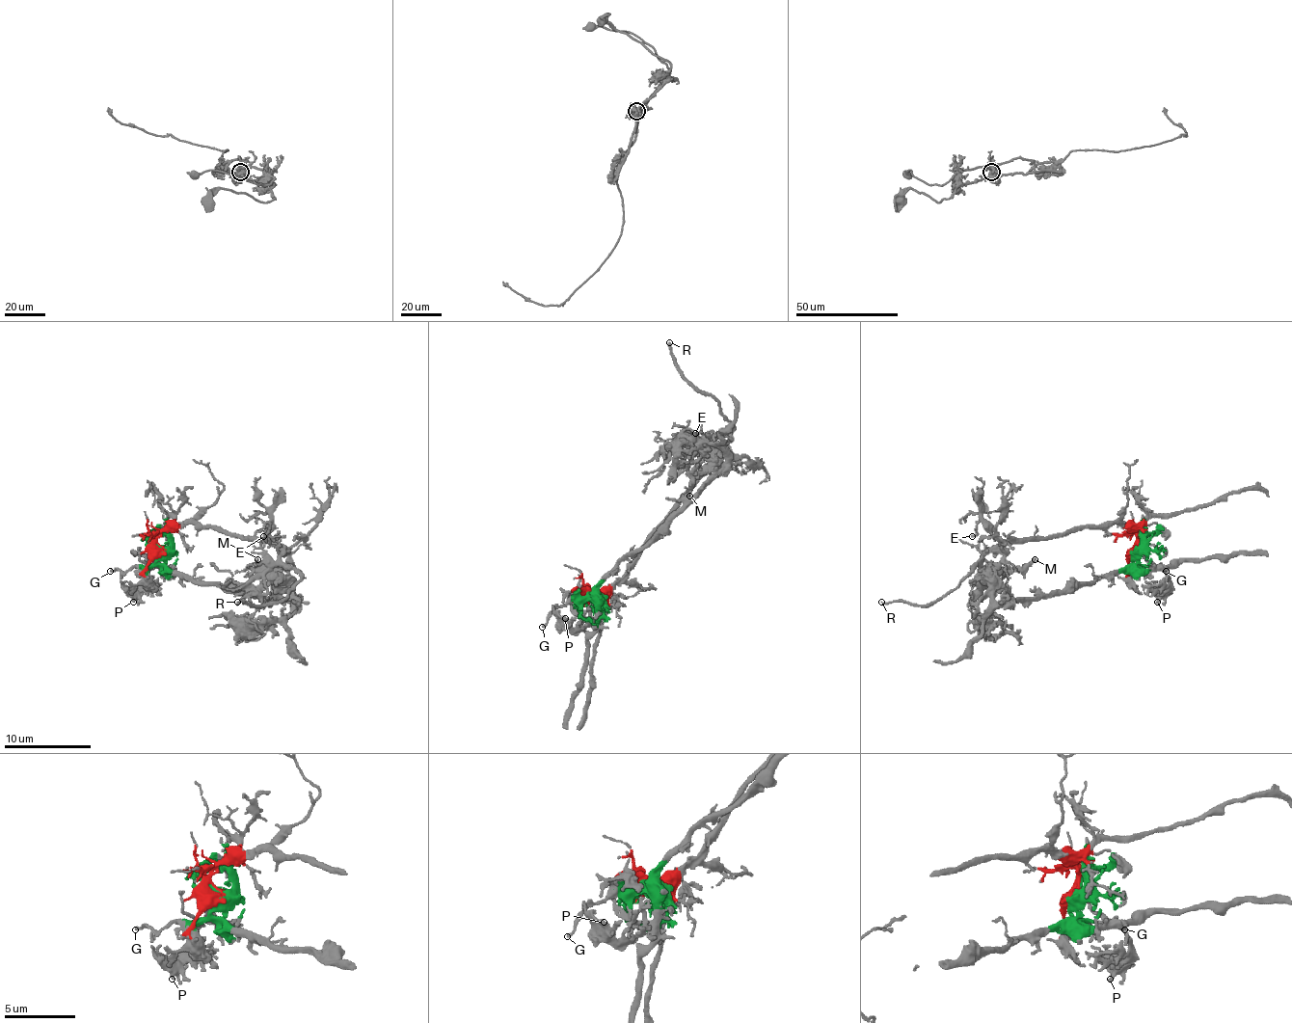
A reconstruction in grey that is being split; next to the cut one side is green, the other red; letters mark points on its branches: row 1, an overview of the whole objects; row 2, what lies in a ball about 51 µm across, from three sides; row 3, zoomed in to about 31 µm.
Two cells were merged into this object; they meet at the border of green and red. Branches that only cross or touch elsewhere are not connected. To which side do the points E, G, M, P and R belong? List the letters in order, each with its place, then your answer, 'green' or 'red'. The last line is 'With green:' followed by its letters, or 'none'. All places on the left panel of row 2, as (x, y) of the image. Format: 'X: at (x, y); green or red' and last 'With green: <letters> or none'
E: at (263, 536); red
G: at (110, 571); green
M: at (257, 559); green
P: at (133, 602); green
R: at (237, 602); red
With green: G, M, P

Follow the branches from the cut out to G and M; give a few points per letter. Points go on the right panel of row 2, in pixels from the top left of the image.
G: (1137, 546), (1132, 556), (1137, 565), (1145, 572), (1165, 572)
M: (1137, 546), (1132, 561), (1119, 570), (1067, 591), (1013, 598), (993, 580), (996, 574), (1024, 567), (1035, 558)

